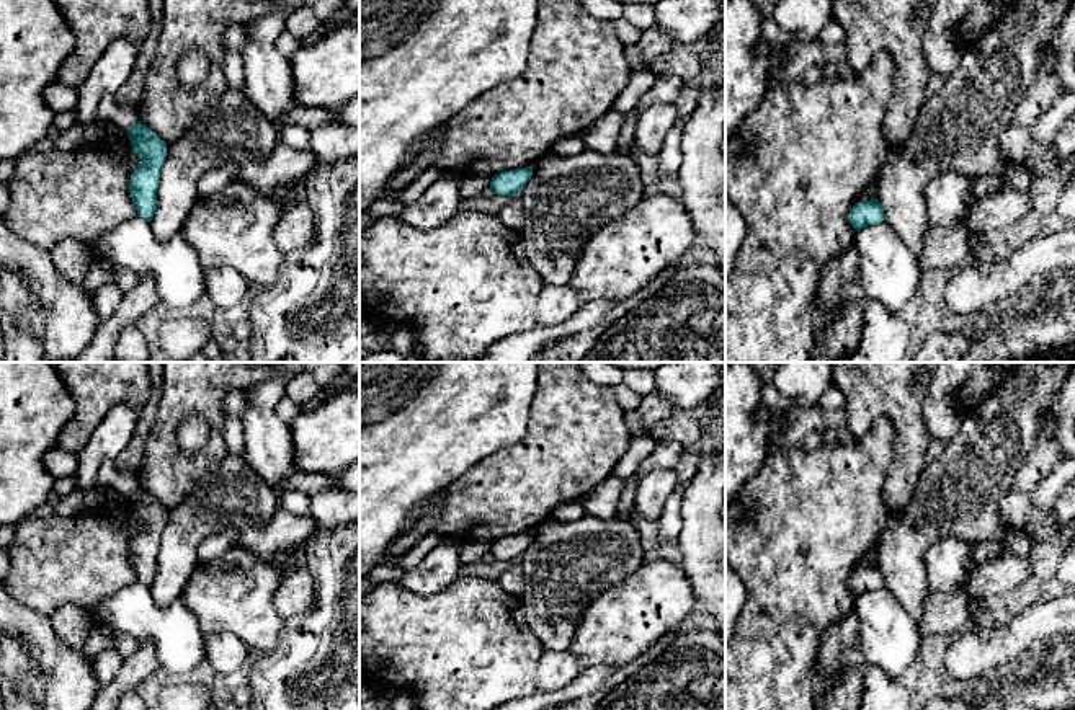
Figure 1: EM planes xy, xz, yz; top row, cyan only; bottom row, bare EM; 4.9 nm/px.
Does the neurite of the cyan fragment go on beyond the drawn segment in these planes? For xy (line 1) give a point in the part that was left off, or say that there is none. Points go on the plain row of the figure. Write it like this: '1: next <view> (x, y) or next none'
1: next none

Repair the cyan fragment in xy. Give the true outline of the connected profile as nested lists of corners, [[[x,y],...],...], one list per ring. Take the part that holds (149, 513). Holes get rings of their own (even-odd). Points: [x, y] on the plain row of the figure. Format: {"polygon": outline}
{"polygon": [[[141,486],[127,495],[127,503],[132,517],[141,524],[131,540],[129,558],[137,581],[150,588],[157,575],[157,553],[160,548],[160,535],[167,522],[167,508]]]}

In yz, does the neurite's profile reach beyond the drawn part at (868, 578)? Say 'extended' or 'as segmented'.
as segmented

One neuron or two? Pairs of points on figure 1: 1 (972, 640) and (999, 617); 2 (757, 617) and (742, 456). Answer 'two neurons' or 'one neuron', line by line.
1: two neurons
2: two neurons

